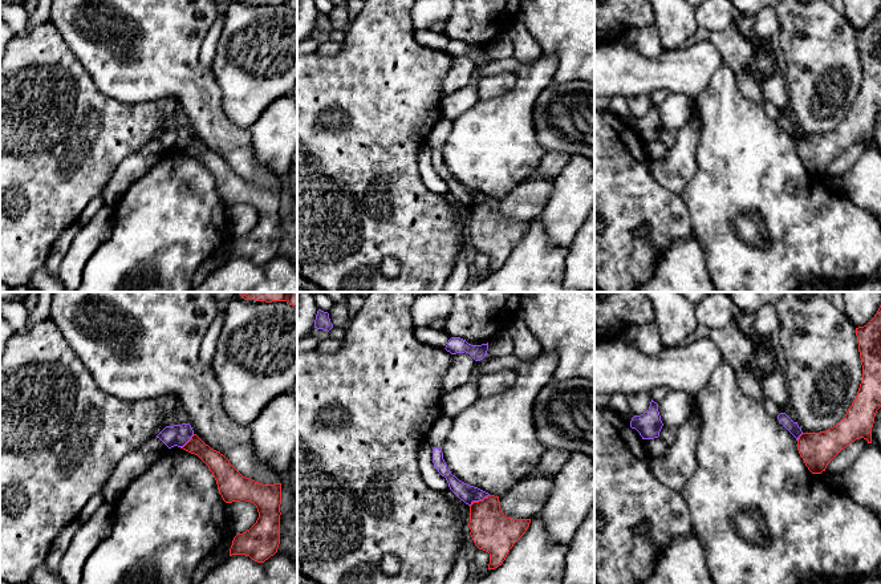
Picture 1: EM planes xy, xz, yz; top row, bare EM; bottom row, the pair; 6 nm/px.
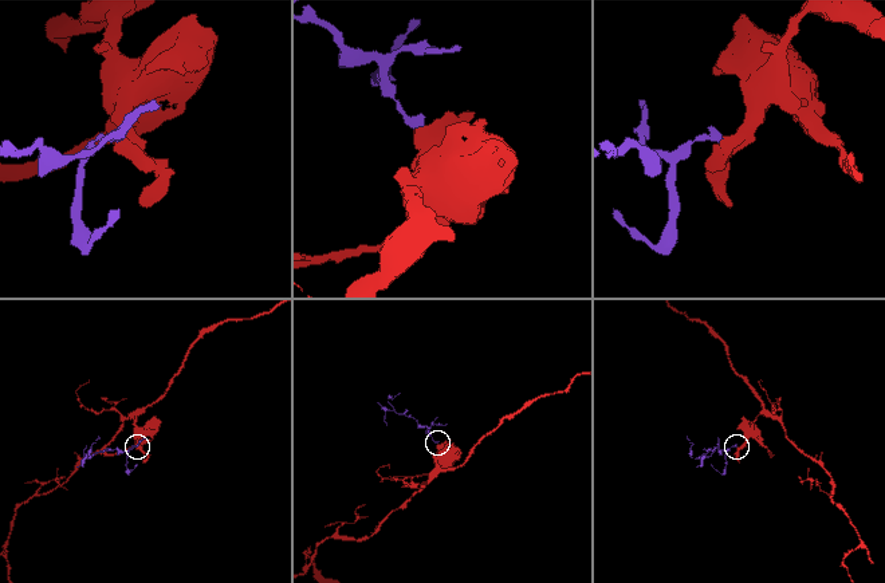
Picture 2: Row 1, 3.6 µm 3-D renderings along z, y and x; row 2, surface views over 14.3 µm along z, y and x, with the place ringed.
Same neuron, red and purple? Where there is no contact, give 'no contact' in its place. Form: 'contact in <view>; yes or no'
contact in xz; no

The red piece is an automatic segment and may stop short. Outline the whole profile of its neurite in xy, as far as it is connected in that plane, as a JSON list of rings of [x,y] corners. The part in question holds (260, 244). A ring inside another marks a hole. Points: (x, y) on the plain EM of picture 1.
[[[196,137],[180,151],[198,158],[208,169],[226,206],[245,203],[257,211],[256,226],[234,240],[230,259],[245,257],[257,265],[273,259],[280,247],[281,186],[263,187],[243,179],[223,157]]]

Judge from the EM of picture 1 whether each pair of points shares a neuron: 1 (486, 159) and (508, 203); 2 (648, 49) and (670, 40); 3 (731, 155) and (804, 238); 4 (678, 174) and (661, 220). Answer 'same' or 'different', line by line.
1: different
2: different
3: same
4: different

